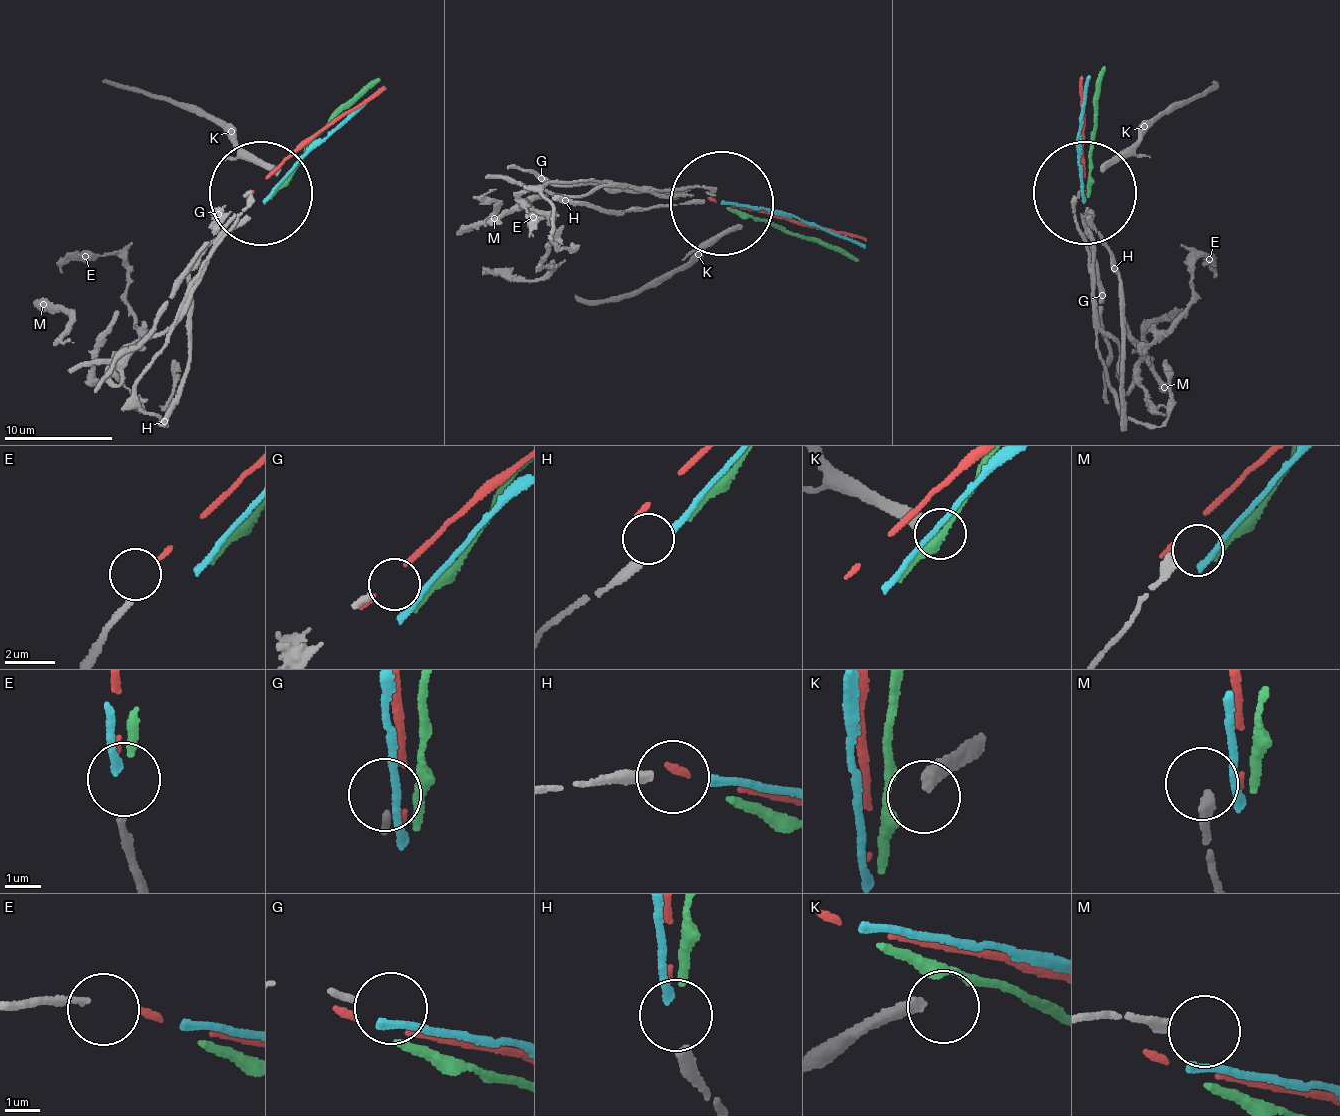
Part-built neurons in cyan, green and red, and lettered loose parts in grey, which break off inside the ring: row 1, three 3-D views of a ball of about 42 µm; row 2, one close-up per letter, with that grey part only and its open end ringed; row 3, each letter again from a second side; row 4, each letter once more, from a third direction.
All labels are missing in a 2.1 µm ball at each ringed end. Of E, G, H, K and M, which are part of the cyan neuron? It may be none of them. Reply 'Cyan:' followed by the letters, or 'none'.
Cyan: H

